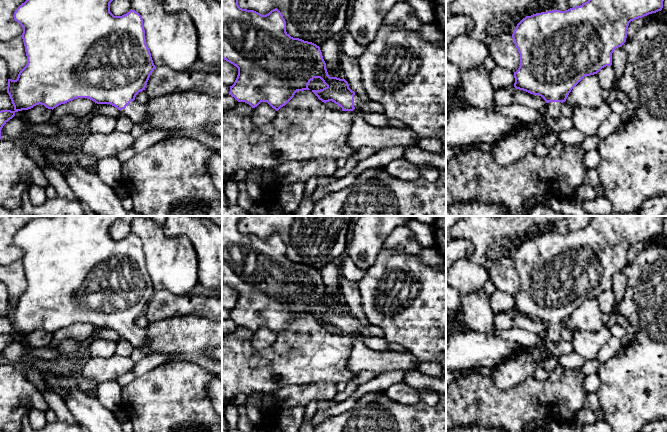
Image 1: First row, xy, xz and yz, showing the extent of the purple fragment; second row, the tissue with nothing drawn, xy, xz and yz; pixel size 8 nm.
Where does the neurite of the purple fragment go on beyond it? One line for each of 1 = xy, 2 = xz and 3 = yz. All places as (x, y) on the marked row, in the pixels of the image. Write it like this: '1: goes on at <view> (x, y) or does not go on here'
1: goes on at xy (136, 112)
2: goes on at xz (358, 102)
3: goes on at yz (553, 108)

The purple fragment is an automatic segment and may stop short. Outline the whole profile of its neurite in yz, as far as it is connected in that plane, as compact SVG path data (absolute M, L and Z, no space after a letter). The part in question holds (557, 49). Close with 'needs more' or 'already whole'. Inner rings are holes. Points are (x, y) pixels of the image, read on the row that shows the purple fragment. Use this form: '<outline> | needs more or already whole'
M588 0L580 6L570 8L565 11L552 10L547 12L536 13L531 16L526 16L523 18L516 26L512 38L514 44L518 49L520 54L520 66L516 72L514 72L515 83L514 87L519 90L526 91L533 95L539 95L546 101L547 115L554 120L560 120L562 117L561 114L561 105L566 101L571 90L585 77L597 74L602 68L612 65L612 53L618 47L626 42L627 30L629 23L636 19L642 18L652 13L661 11L663 8L664 0Z | needs more

